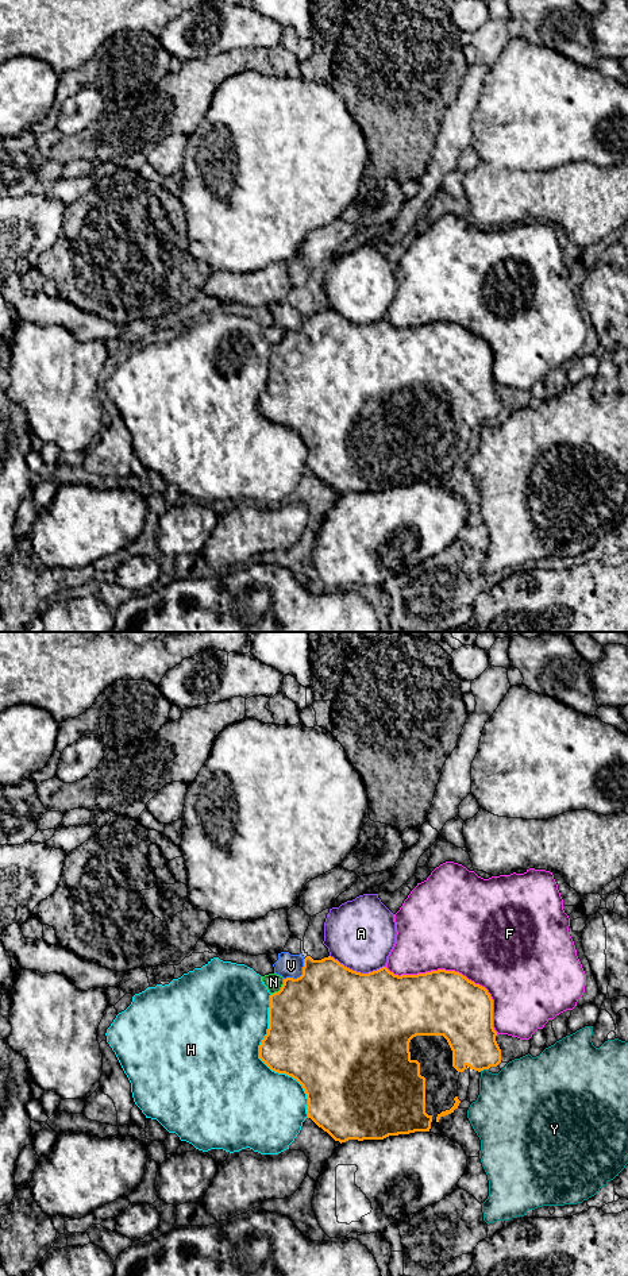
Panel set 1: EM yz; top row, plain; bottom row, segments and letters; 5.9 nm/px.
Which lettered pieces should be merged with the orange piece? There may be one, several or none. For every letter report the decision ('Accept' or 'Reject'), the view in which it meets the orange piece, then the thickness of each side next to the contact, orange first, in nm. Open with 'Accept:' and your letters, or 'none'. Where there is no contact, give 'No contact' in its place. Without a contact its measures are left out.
Accept: none
A: Reject. Touches orange in yz. Thickness 500 nm (orange) against 420 nm
F: Reject. Touches orange in yz. Thickness 380 nm (orange) against 500 nm
H: Reject. Touches orange in yz. Thickness 420 nm (orange) against 500 nm
N: Reject. Touches orange in yz. Thickness 500 nm (orange) against 100 nm
V: Reject. Touches orange in yz. Thickness 500 nm (orange) against 140 nm
Y: Reject. Touches orange in yz. Thickness 300 nm (orange) against 380 nm

